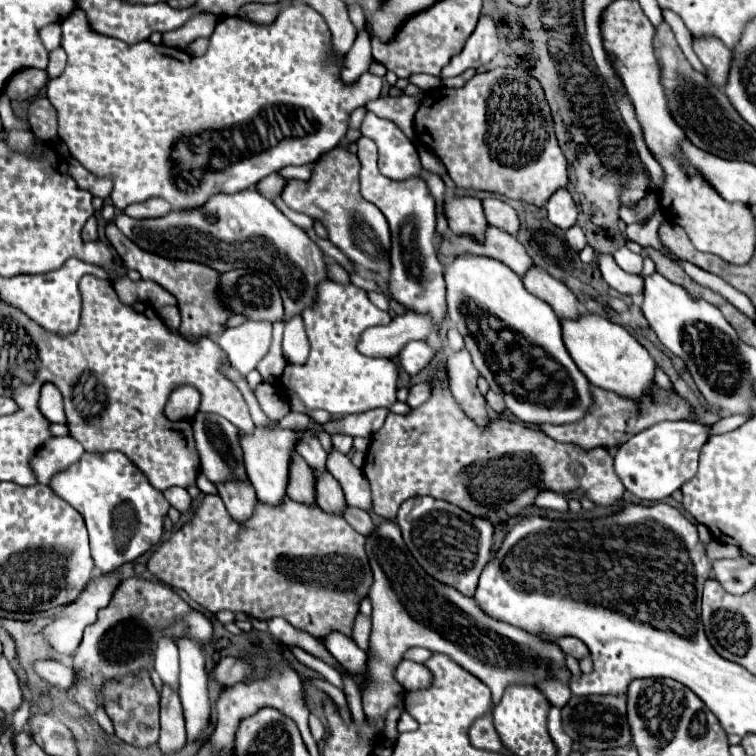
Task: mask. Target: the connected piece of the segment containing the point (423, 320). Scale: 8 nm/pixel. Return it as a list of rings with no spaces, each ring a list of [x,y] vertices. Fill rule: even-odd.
[[[406,312],[402,316],[394,316],[388,326],[368,328],[360,336],[358,350],[372,358],[396,358],[396,352],[400,352],[404,344],[412,340],[426,340],[434,330],[436,324],[432,324],[432,316]]]

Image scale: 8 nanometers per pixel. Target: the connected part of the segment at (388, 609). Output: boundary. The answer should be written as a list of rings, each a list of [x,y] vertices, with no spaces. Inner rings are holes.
[[[394,522],[380,524],[366,538],[366,554],[374,572],[374,584],[368,594],[374,612],[370,644],[366,650],[368,668],[358,688],[366,722],[376,732],[386,734],[386,714],[404,696],[404,688],[396,682],[394,672],[404,652],[412,646],[450,656],[464,670],[488,684],[494,702],[500,702],[504,690],[512,684],[538,686],[544,680],[556,680],[558,670],[568,670],[566,654],[560,652],[558,644],[488,618],[472,598],[448,584],[432,580],[408,552],[400,528]]]

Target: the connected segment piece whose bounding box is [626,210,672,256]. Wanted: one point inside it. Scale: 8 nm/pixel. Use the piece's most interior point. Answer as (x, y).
(646, 235)

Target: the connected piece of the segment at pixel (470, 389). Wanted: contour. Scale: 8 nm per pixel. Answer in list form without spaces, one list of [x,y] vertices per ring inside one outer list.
[[[458,350],[458,352],[448,354],[446,368],[448,368],[448,378],[450,378],[450,390],[456,402],[464,408],[464,412],[472,420],[476,420],[480,426],[486,426],[488,424],[486,402],[484,402],[484,396],[476,388],[476,380],[480,374],[474,368],[468,352]]]

